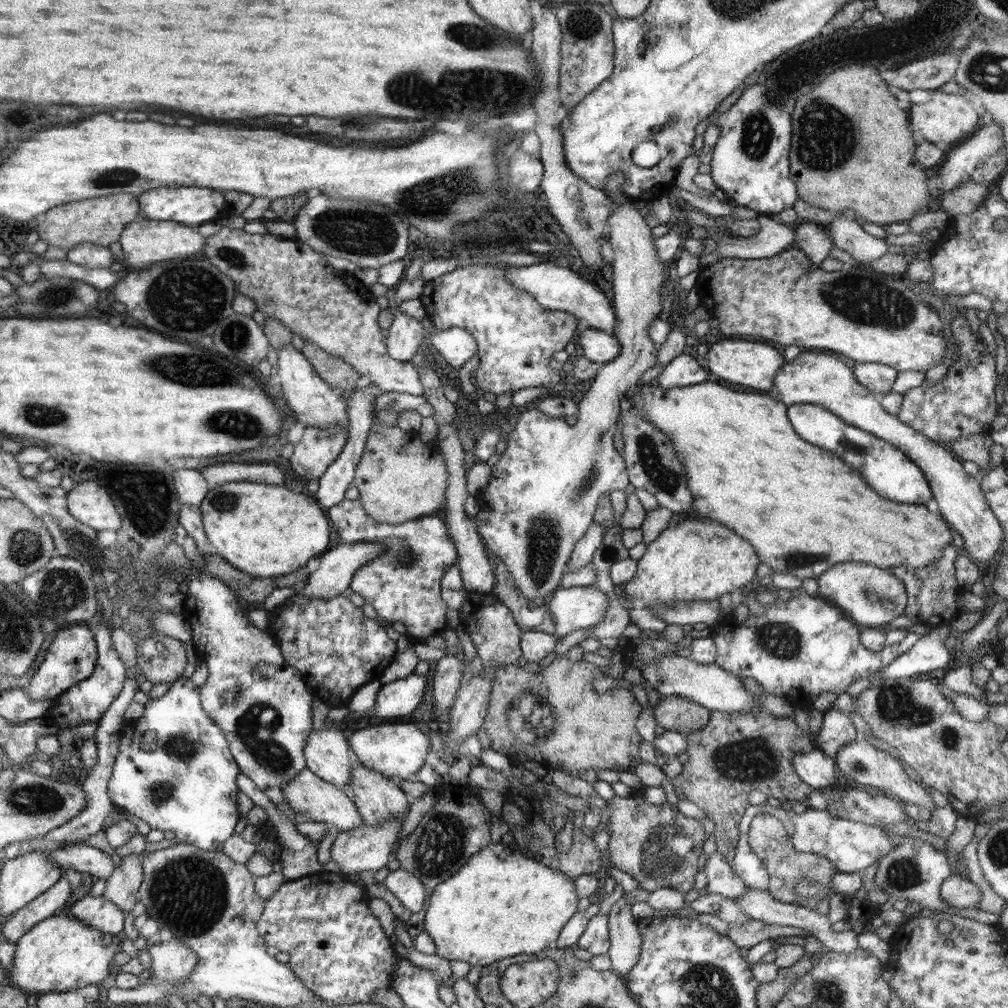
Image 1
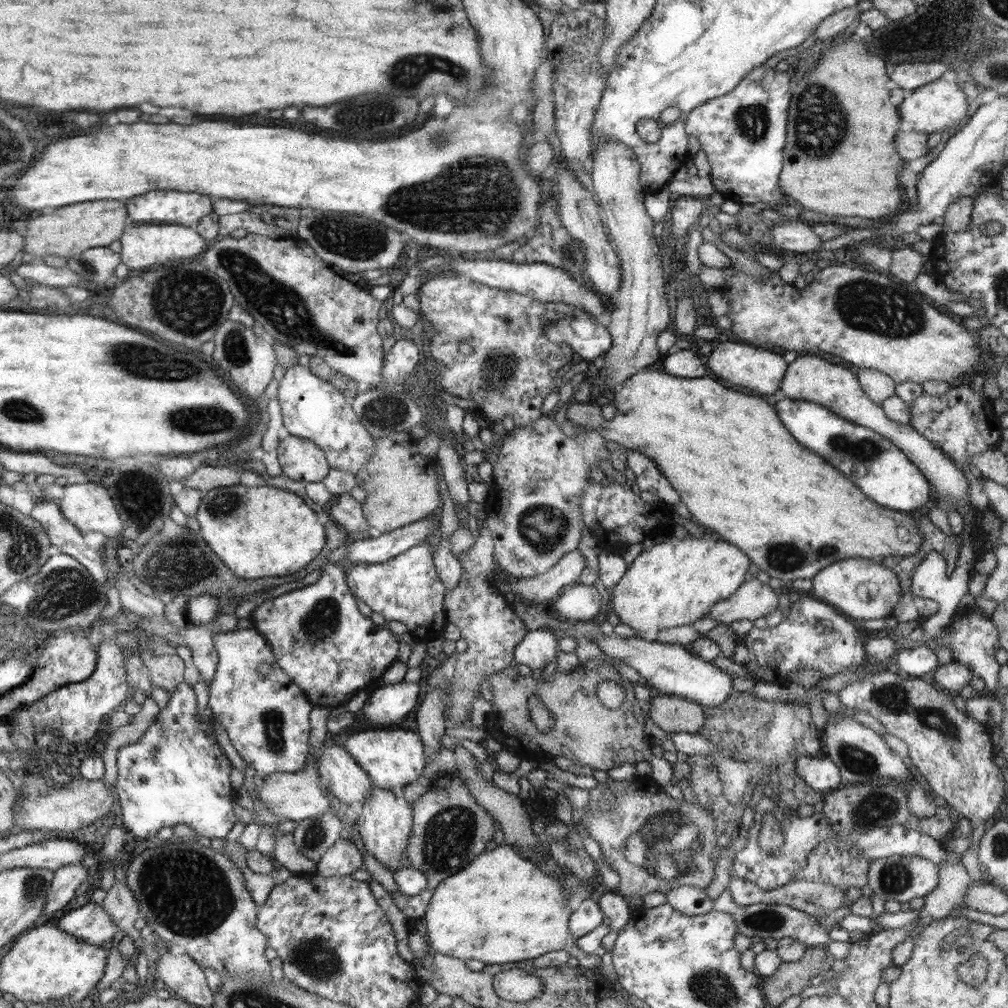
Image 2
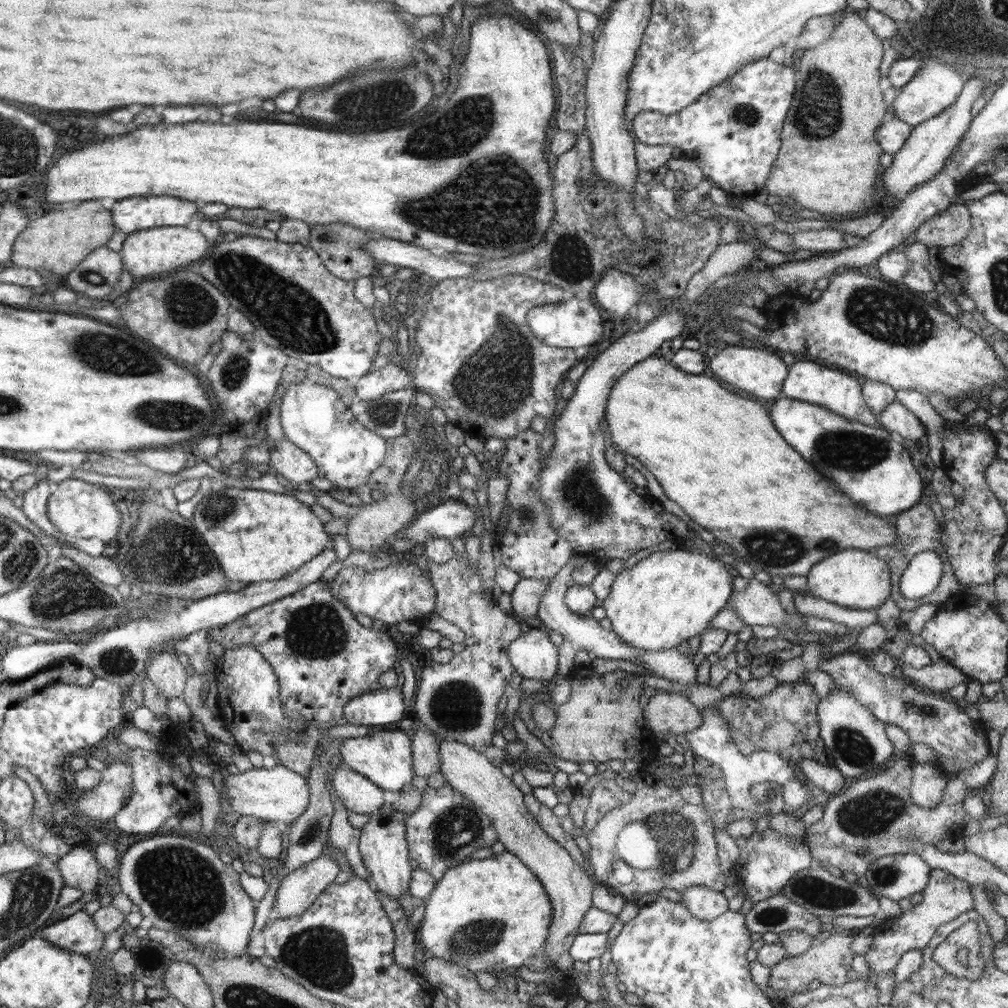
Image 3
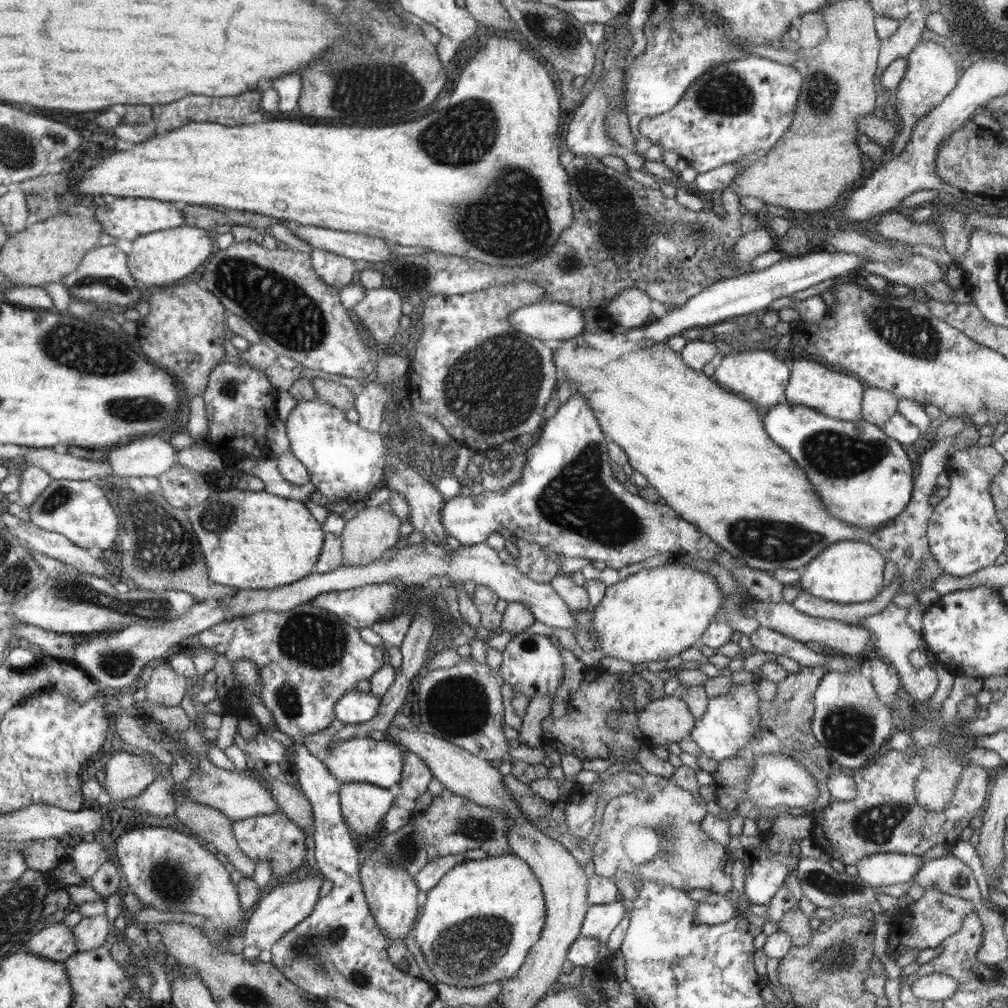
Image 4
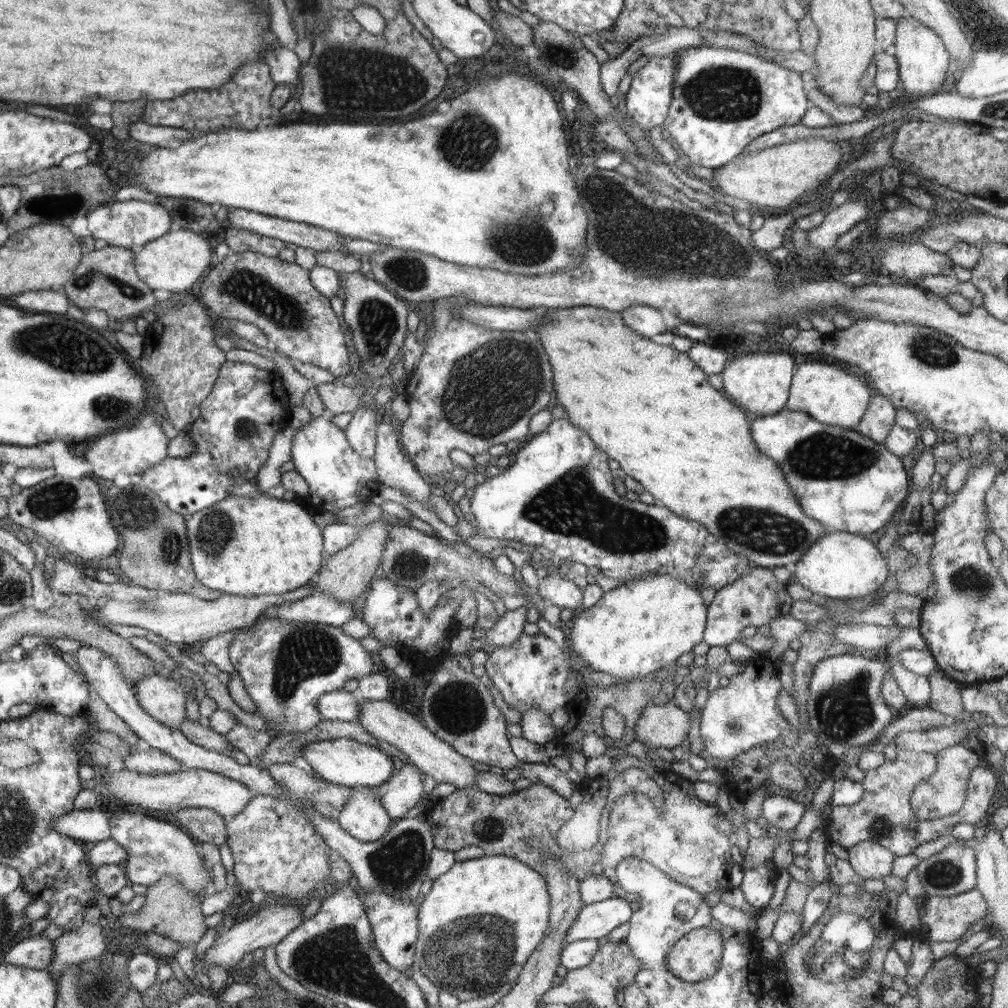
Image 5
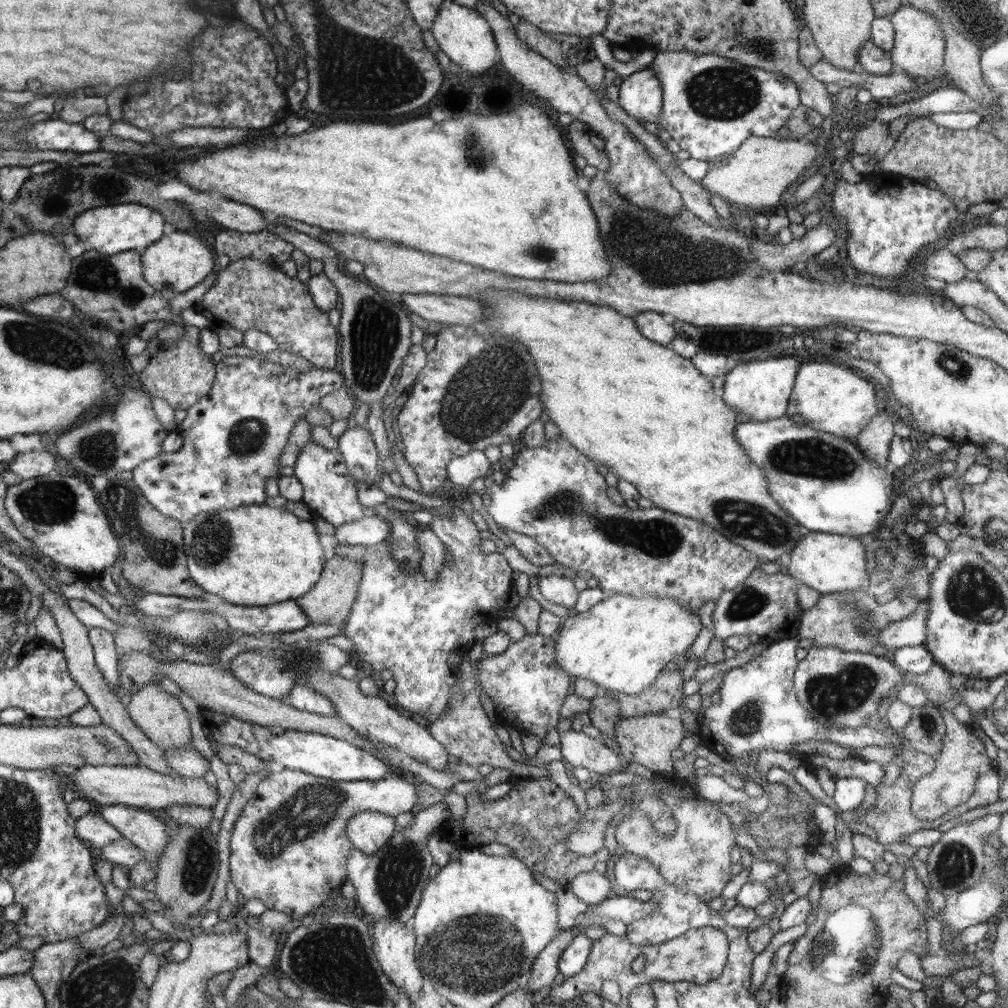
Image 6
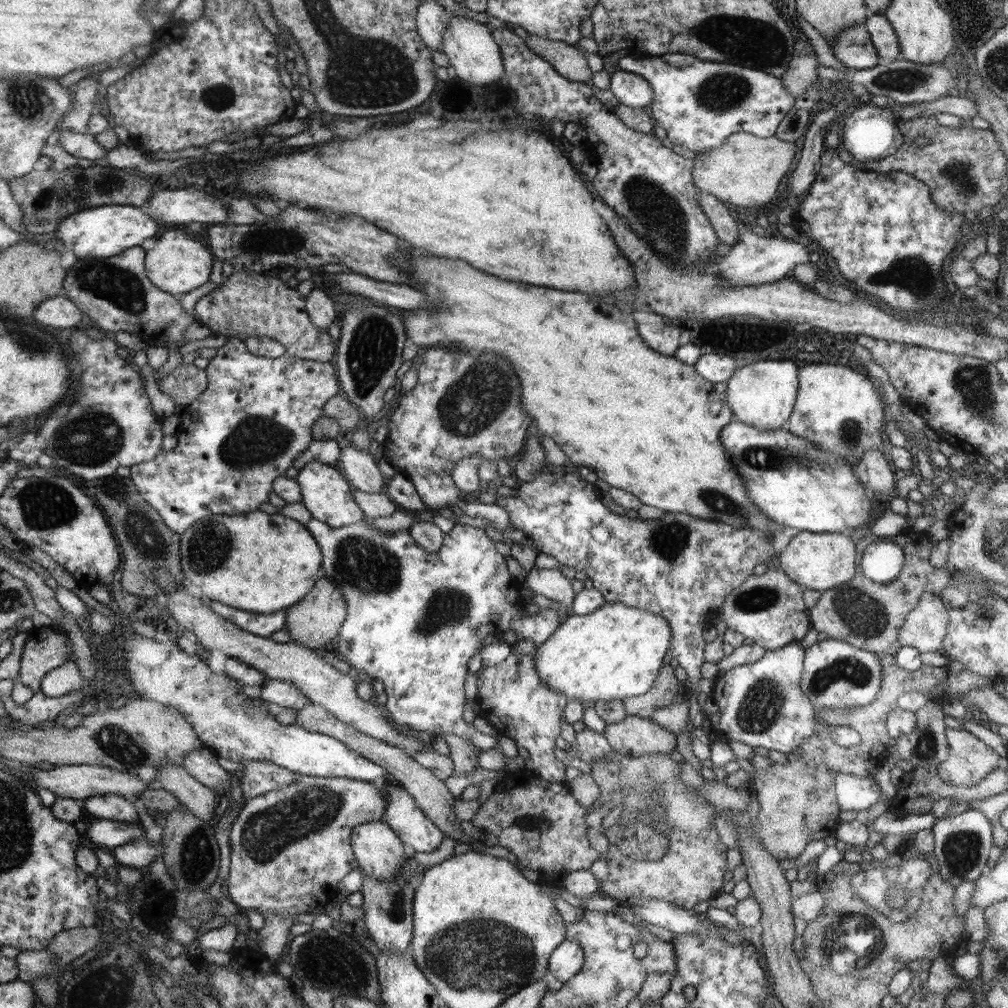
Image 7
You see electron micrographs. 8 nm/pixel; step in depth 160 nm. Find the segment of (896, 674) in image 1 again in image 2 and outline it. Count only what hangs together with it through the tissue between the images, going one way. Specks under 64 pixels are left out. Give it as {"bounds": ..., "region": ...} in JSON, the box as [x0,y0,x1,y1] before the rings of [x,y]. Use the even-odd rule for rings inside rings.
{"bounds":[893,645,940,677],"region":[[[922,645],[901,650],[894,658],[897,658],[897,665],[893,670],[902,676],[919,677],[940,666],[934,650]]]}

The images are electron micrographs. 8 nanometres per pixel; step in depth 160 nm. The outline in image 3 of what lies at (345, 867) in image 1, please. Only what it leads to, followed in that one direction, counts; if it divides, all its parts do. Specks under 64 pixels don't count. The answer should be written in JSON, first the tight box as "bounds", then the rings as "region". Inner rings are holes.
{"bounds":[273,856,341,918],"region":[[[320,856],[316,860],[303,864],[294,872],[288,873],[283,881],[280,881],[277,888],[275,903],[273,904],[273,916],[275,918],[292,918],[309,910],[313,903],[317,902],[317,897],[328,890],[333,884],[334,878],[341,870],[338,858]]]}

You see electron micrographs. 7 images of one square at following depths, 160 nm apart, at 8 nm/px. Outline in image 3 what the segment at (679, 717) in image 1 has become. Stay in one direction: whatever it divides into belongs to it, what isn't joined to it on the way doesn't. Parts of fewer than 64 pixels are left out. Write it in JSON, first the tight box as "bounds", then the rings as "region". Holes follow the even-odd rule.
{"bounds":[645,692,704,738],"region":[[[657,692],[645,705],[647,729],[657,736],[668,738],[697,730],[704,723],[702,712],[678,693]]]}

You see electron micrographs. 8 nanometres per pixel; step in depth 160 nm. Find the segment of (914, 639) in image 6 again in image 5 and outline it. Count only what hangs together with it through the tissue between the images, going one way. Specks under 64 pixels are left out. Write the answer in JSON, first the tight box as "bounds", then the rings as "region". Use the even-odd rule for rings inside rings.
{"bounds":[832,623,898,653],"region":[[[846,623],[832,629],[834,640],[846,646],[852,646],[857,653],[885,649],[898,637],[896,628],[884,628],[876,624]]]}

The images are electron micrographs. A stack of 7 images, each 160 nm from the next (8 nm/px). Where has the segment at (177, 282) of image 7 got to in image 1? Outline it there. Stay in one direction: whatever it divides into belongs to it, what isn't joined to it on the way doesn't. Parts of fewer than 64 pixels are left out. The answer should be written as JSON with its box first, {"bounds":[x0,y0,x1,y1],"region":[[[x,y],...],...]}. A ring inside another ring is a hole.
{"bounds":[118,217,205,269],"region":[[[139,217],[130,223],[118,242],[122,247],[124,260],[130,266],[140,269],[148,269],[152,262],[157,263],[176,258],[194,258],[186,257],[186,254],[200,253],[200,250],[205,248],[204,236],[200,236],[200,233],[192,230],[189,225],[168,220],[150,220],[145,217]]]}

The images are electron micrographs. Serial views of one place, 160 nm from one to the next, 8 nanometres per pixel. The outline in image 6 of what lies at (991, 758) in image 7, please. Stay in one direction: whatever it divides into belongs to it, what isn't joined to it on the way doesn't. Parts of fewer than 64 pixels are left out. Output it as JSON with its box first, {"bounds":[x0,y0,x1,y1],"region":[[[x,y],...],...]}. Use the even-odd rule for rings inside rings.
{"bounds":[910,711,990,820],"region":[[[941,711],[945,723],[943,747],[935,757],[935,769],[915,783],[910,796],[910,812],[920,820],[934,820],[966,802],[976,790],[978,774],[989,769],[990,758],[984,743],[972,734],[971,726],[959,722],[952,711]]]}

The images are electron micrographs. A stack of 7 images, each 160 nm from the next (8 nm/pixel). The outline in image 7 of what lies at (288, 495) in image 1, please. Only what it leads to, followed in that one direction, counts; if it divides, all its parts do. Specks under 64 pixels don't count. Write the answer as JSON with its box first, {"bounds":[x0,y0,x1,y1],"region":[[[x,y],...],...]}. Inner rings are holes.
{"bounds":[181,510,325,615],"region":[[[258,510],[236,516],[212,515],[194,523],[181,536],[184,579],[198,589],[200,596],[220,601],[231,608],[264,615],[286,610],[301,603],[313,591],[316,582],[325,576],[323,562],[320,562],[321,547],[313,533],[301,521],[281,512],[268,514]]]}

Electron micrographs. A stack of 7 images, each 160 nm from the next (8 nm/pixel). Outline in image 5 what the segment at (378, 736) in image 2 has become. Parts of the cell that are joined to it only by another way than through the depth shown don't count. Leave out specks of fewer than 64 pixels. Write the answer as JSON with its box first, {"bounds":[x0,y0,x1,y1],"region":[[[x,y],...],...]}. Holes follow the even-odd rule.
{"bounds":[297,738,395,788],"region":[[[338,738],[308,744],[301,750],[301,756],[297,762],[311,767],[315,774],[319,774],[319,778],[337,785],[345,784],[352,788],[377,788],[382,786],[392,778],[395,763],[392,762],[390,756],[384,754],[382,749],[374,748],[373,745],[362,744],[349,738]]]}

